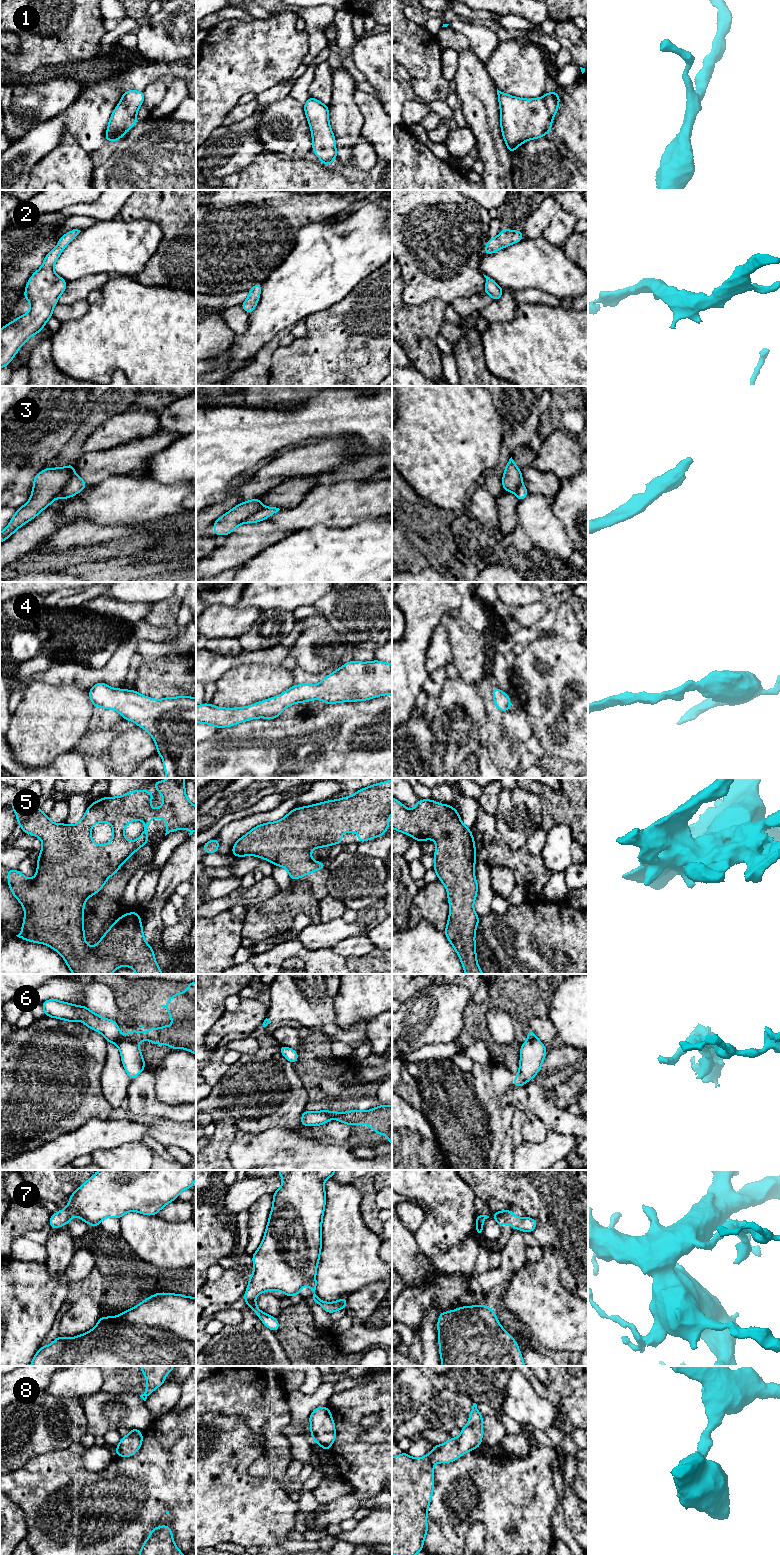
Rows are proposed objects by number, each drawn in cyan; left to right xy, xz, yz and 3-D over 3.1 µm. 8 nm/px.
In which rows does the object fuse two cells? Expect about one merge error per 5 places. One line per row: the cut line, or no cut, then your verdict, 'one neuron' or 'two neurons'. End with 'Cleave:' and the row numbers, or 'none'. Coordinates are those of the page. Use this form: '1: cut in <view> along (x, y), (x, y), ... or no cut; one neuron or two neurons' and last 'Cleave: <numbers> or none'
1: no cut; one neuron
2: no cut; one neuron
3: cut in xy along (76, 476), (65, 485), (56, 497); two neurons
4: no cut; one neuron
5: no cut; one neuron
6: cut in xy along (122, 1035), (135, 1042); two neurons
7: no cut; one neuron
8: no cut; one neuron
Cleave: 3, 6

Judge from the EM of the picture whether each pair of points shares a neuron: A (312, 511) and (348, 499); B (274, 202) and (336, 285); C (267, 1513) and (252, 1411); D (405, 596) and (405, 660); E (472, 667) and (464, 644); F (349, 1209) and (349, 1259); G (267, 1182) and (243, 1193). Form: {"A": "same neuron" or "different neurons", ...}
{"A": "same neuron", "B": "different neurons", "C": "different neurons", "D": "same neuron", "E": "same neuron", "F": "same neuron", "G": "same neuron"}

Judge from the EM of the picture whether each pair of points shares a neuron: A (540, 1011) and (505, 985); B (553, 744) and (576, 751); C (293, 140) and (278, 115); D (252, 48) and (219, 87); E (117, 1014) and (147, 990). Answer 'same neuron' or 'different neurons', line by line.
A: same neuron
B: same neuron
C: same neuron
D: same neuron
E: different neurons

